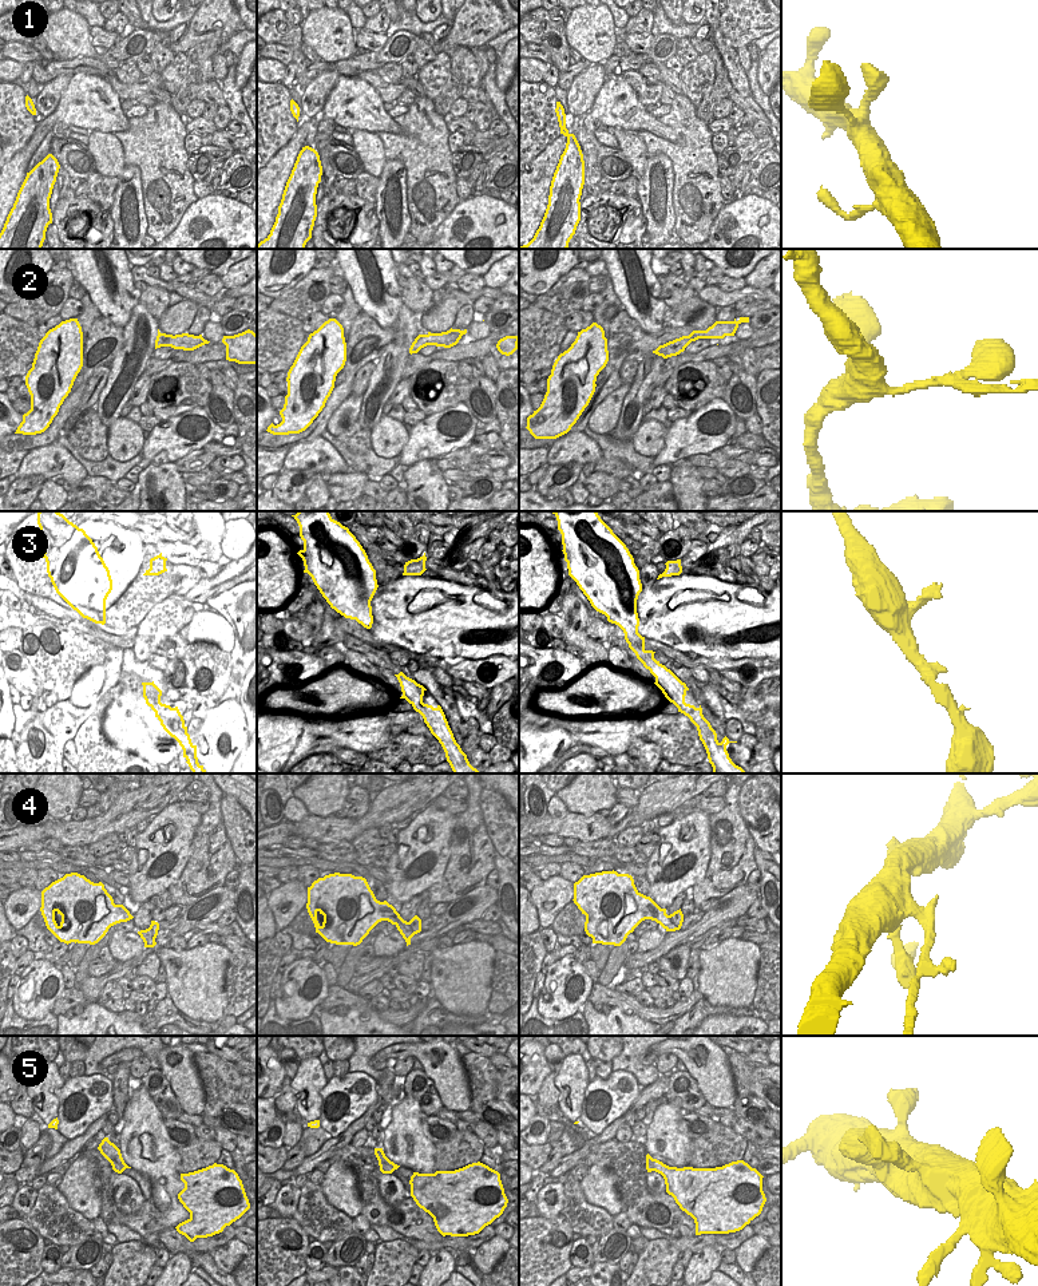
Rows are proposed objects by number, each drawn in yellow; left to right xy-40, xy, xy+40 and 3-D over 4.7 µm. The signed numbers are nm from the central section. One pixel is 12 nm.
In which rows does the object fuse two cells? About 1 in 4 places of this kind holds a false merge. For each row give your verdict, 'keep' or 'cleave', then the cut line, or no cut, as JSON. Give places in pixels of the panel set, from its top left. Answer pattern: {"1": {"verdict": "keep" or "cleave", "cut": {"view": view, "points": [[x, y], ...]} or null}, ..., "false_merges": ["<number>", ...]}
{"1": {"verdict": "keep", "cut": null}, "2": {"verdict": "cleave", "cut": {"view": "xy", "points": [[442, 332], [450, 332], [460, 337]]}}, "3": {"verdict": "keep", "cut": null}, "4": {"verdict": "cleave", "cut": {"view": "xy+40", "points": [[670, 915], [670, 924], [668, 926], [661, 925]]}}, "5": {"verdict": "keep", "cut": null}, "false_merges": ["2", "4"]}

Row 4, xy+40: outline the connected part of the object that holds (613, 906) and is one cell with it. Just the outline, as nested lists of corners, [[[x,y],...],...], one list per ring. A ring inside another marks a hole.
[[[602,871],[574,883],[574,903],[586,915],[585,931],[593,943],[621,946],[645,919],[670,927],[666,909],[641,894],[629,874]]]

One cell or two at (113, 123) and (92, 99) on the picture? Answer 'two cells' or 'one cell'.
one cell

